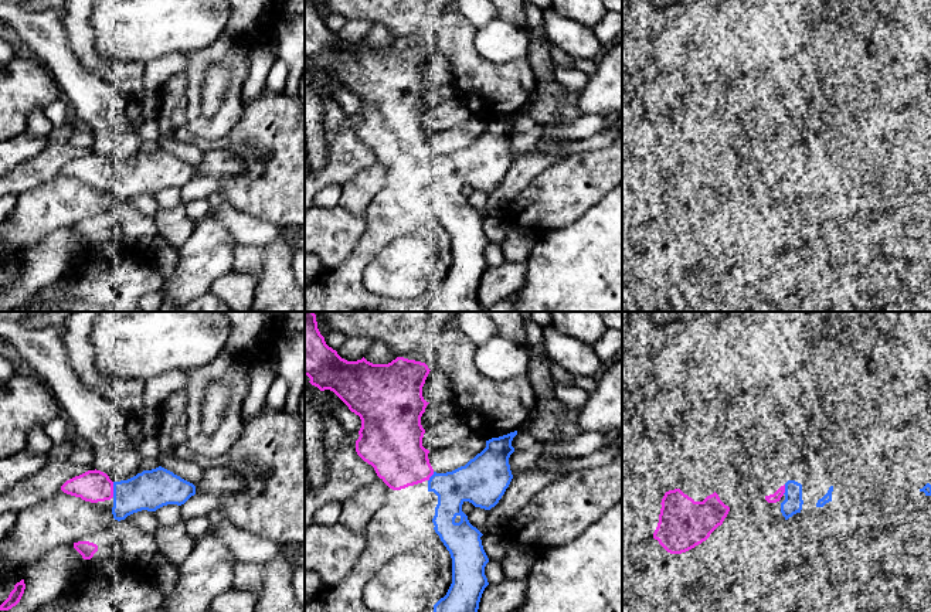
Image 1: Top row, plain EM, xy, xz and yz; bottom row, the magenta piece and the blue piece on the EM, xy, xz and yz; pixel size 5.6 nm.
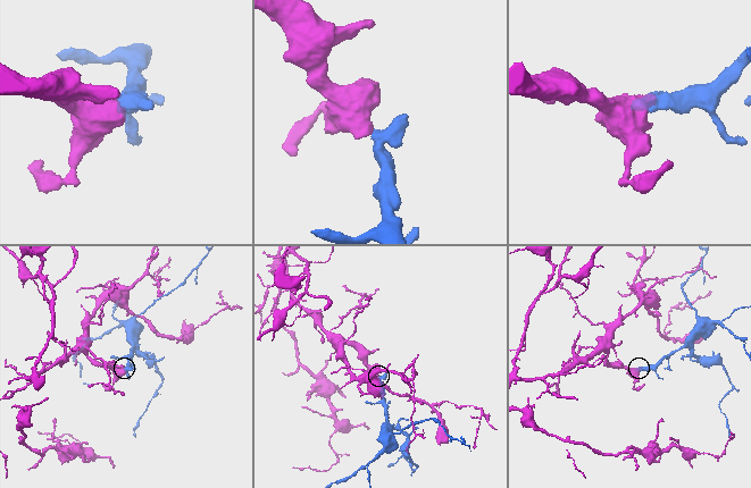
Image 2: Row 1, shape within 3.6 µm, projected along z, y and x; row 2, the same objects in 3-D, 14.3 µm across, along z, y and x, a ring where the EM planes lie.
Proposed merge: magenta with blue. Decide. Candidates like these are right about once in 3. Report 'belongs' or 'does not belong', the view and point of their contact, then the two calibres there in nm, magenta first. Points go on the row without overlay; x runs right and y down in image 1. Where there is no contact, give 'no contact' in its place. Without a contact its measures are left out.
belongs; contact xy (112, 172); calibres 180 and 220 nm

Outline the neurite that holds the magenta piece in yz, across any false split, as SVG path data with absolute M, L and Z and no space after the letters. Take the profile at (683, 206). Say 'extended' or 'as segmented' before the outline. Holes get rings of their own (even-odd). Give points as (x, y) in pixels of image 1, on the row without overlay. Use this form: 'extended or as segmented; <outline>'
as segmented; M675 171L665 176L660 187L653 221L670 237L686 235L706 224L730 194L716 174L703 184L694 184Z

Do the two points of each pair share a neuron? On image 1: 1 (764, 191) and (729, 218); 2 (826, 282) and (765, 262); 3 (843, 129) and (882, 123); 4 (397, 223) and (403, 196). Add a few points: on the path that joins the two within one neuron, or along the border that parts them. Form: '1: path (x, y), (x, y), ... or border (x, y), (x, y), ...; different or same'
1: border (751, 187), (757, 197), (755, 211); different
2: border (774, 267), (765, 275), (757, 274); different
3: path (853, 125), (872, 123); same
4: path (397, 216), (397, 210), (403, 203); same

